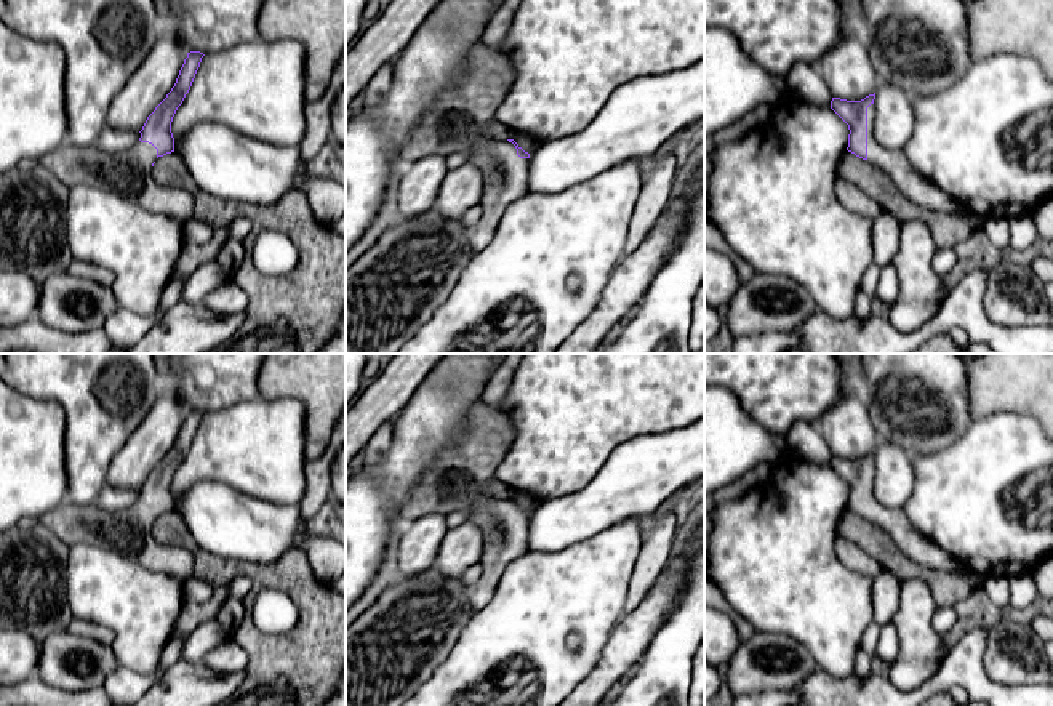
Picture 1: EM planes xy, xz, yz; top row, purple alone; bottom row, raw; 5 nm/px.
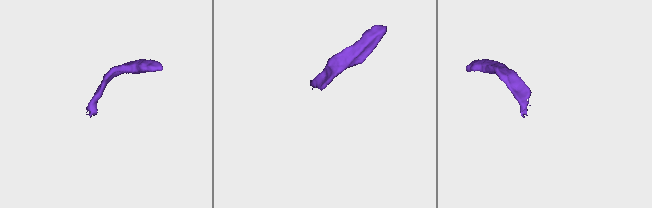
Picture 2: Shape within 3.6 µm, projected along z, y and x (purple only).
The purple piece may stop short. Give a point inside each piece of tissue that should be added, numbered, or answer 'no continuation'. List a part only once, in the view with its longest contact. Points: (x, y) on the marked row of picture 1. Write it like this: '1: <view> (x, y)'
1: yz (917, 188)

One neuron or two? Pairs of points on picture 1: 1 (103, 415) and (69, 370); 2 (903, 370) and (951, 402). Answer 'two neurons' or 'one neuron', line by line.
1: one neuron
2: one neuron

